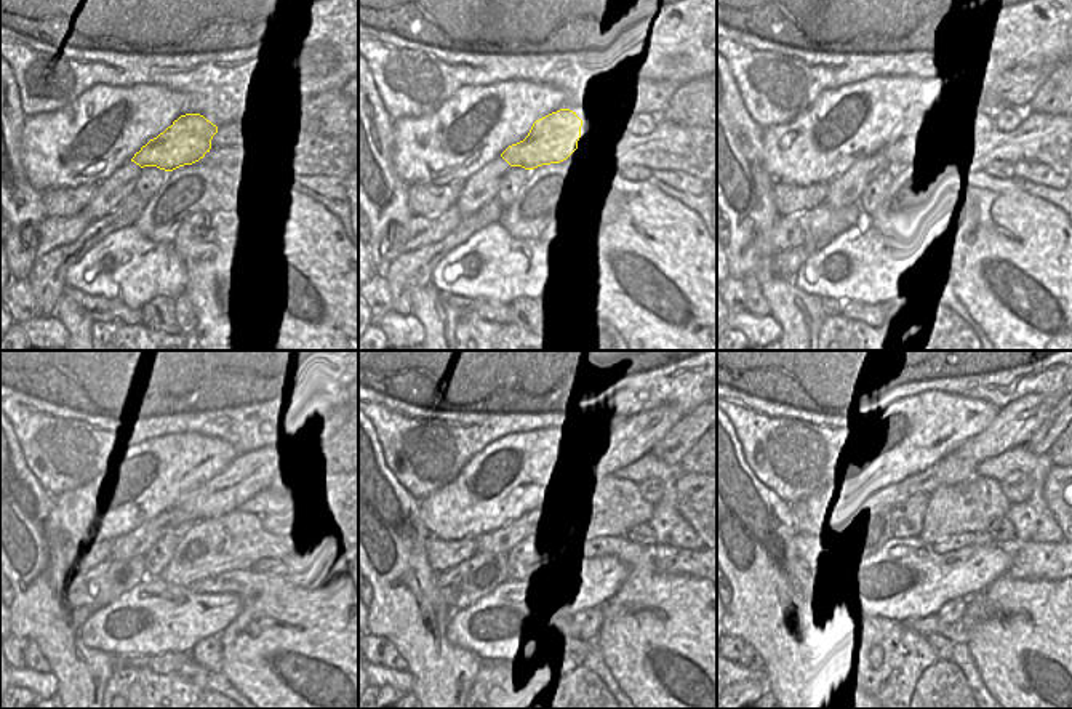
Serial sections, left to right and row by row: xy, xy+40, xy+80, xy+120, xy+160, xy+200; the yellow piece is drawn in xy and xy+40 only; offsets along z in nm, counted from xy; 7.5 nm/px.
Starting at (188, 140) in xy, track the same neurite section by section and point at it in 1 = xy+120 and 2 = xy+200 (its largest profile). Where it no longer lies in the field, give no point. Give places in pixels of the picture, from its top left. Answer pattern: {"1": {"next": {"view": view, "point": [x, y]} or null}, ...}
{"1": {"next": {"view": "xy+120", "point": [248, 474]}}, "2": {"next": {"view": "xy+200", "point": [1015, 424]}}}

